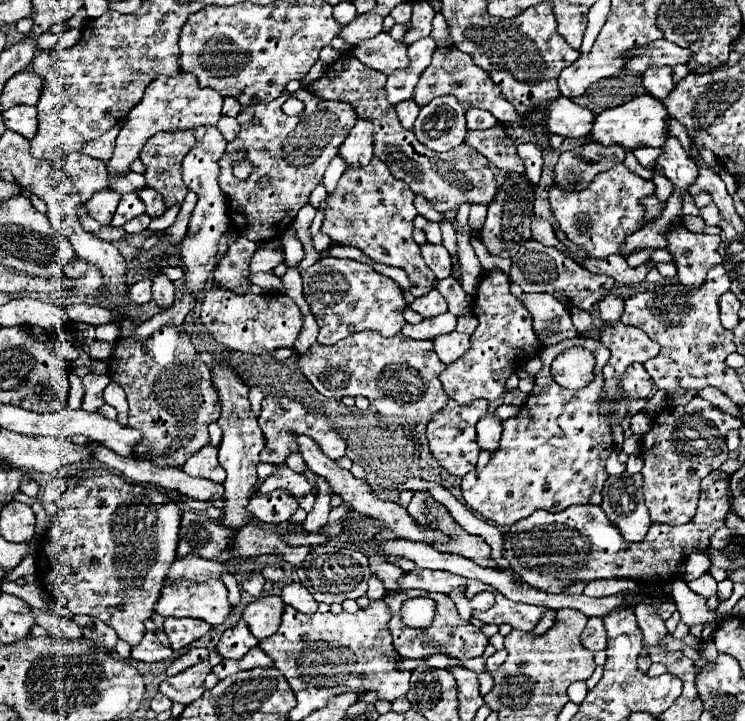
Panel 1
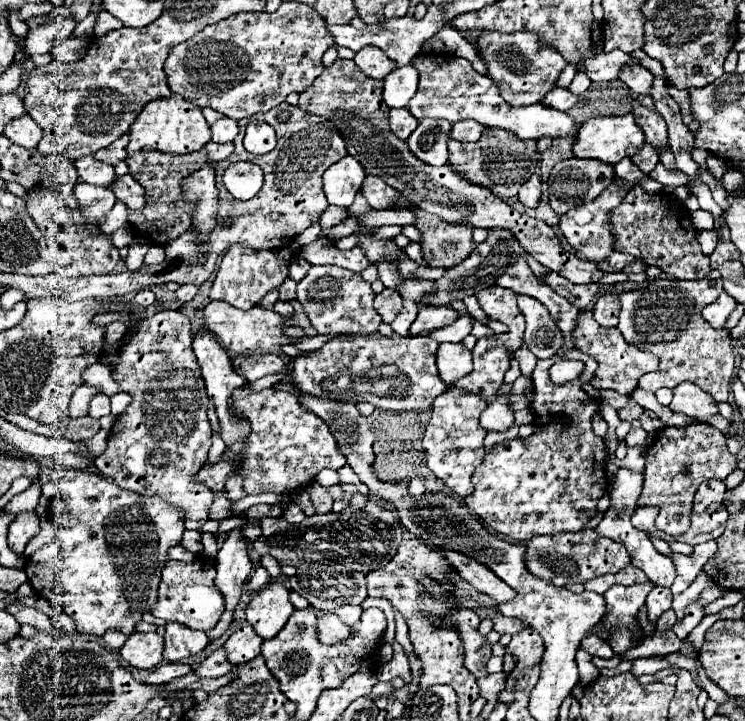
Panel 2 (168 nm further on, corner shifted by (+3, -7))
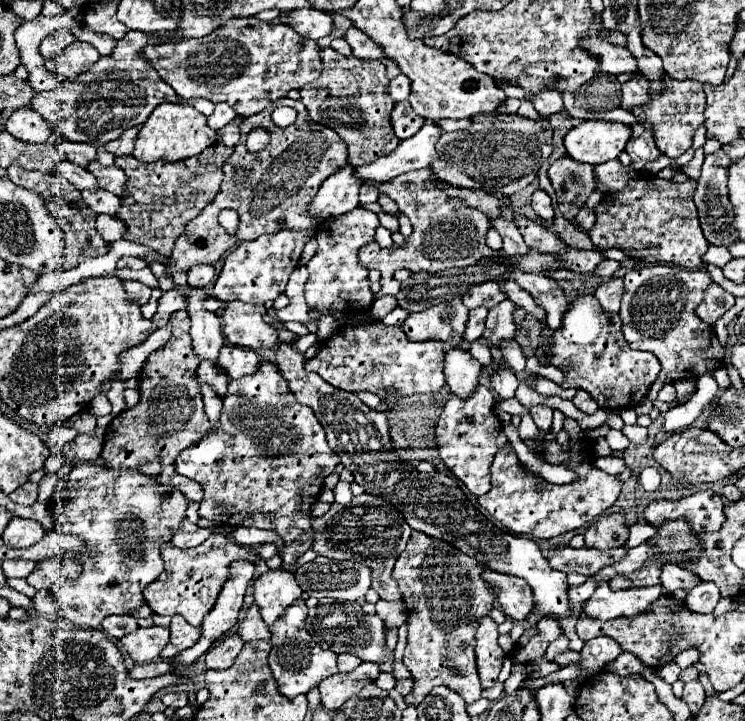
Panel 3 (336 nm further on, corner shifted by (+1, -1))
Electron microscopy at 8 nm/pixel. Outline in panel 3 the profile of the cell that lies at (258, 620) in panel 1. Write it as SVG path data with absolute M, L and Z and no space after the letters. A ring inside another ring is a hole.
M271 569L255 579L253 597L259 605L259 613L267 625L273 625L285 611L301 597L301 589L295 575L283 569Z

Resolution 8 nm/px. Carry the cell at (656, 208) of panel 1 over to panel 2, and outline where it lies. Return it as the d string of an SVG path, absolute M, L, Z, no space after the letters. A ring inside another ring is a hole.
M635 185L627 191L621 205L609 213L609 223L615 237L615 251L637 255L637 259L659 267L675 279L703 279L711 271L709 257L697 247L697 229L689 219L687 207L665 191L647 193L641 185Z

